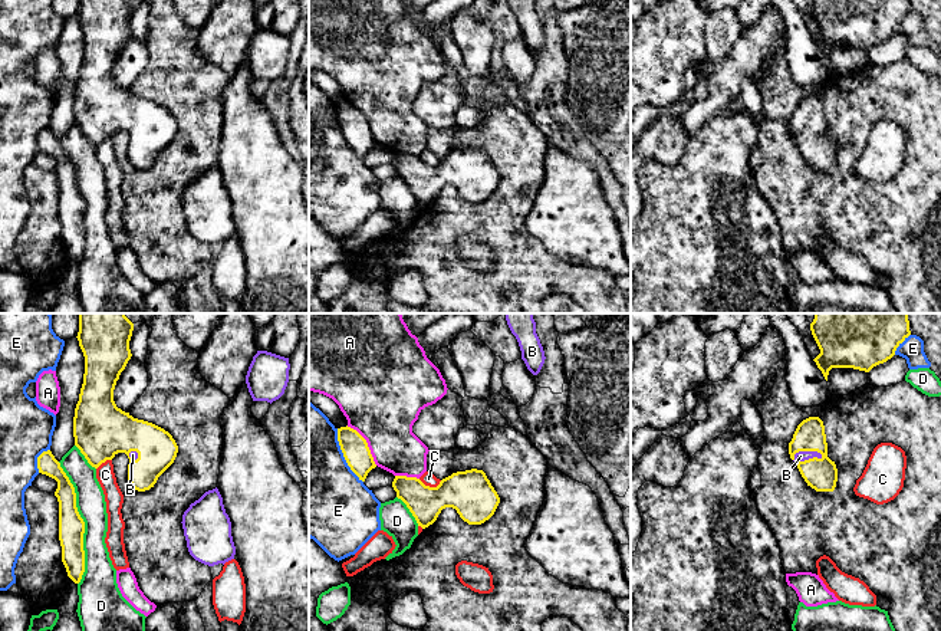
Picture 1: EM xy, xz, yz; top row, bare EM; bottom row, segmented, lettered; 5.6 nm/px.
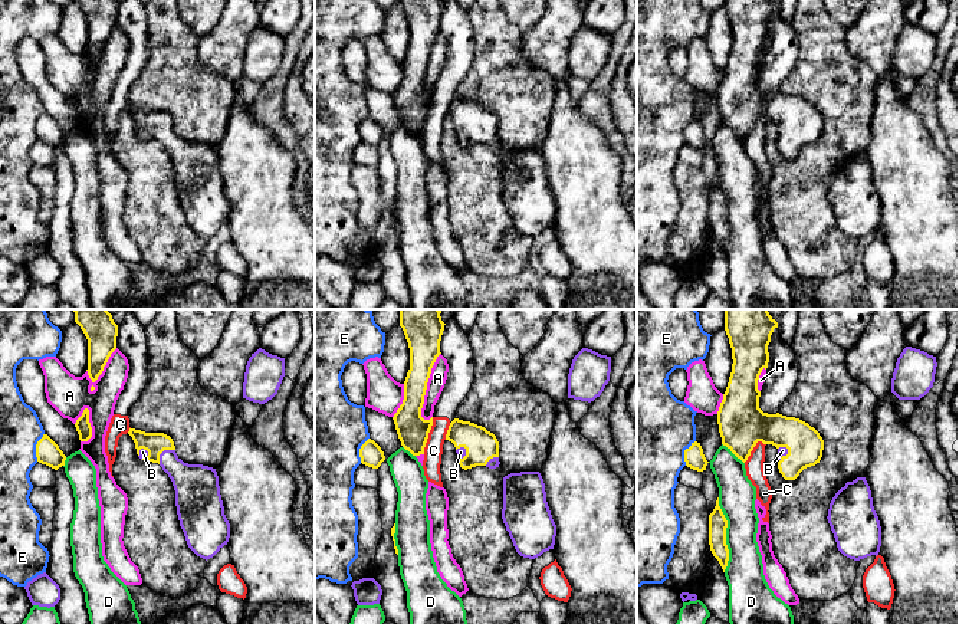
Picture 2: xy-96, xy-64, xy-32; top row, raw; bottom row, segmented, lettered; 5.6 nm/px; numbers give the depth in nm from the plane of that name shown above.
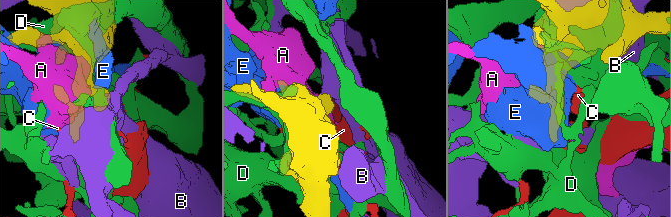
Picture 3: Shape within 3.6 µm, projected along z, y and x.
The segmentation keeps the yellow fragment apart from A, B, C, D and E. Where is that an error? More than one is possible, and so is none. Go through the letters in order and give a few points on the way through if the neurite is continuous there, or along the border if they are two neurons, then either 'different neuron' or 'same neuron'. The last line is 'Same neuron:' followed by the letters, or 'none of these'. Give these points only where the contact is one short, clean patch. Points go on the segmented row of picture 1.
A: different neuron
B: same neuron
C: different neuron
D: different neuron
E: different neuron
Same neuron: B

